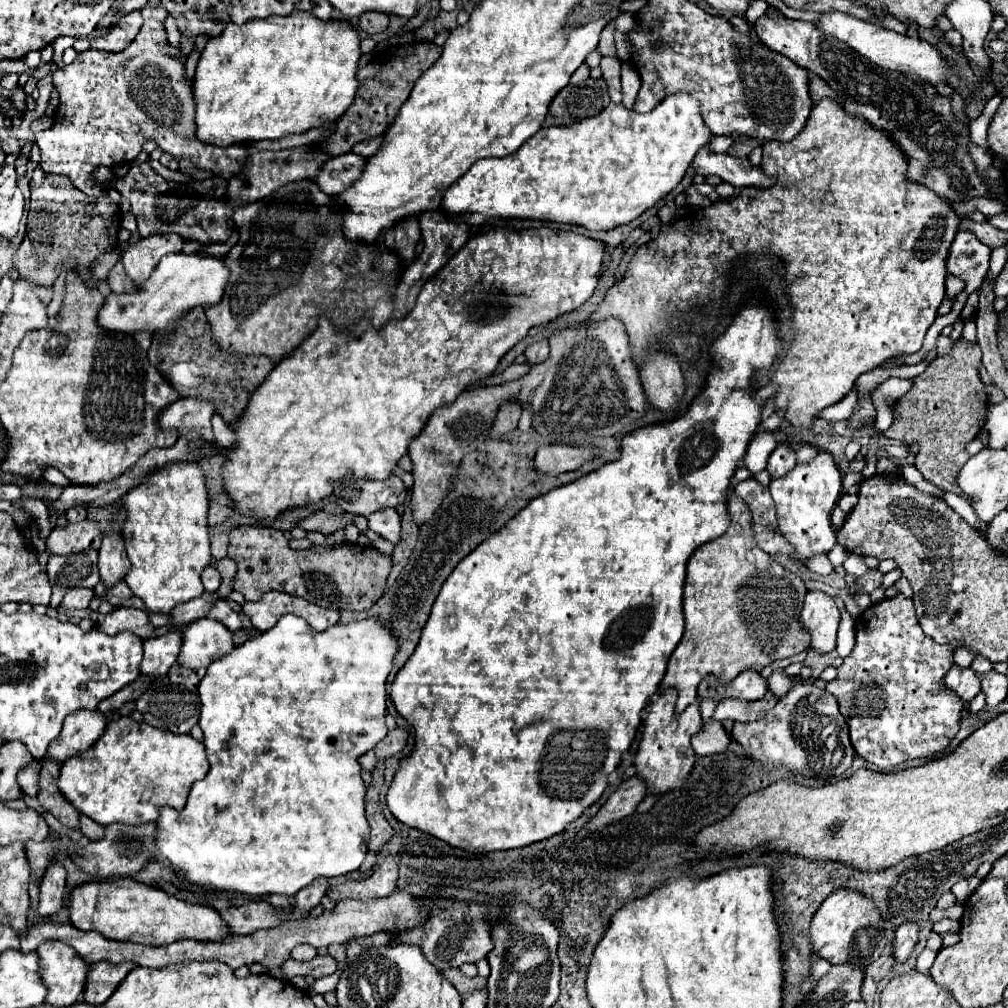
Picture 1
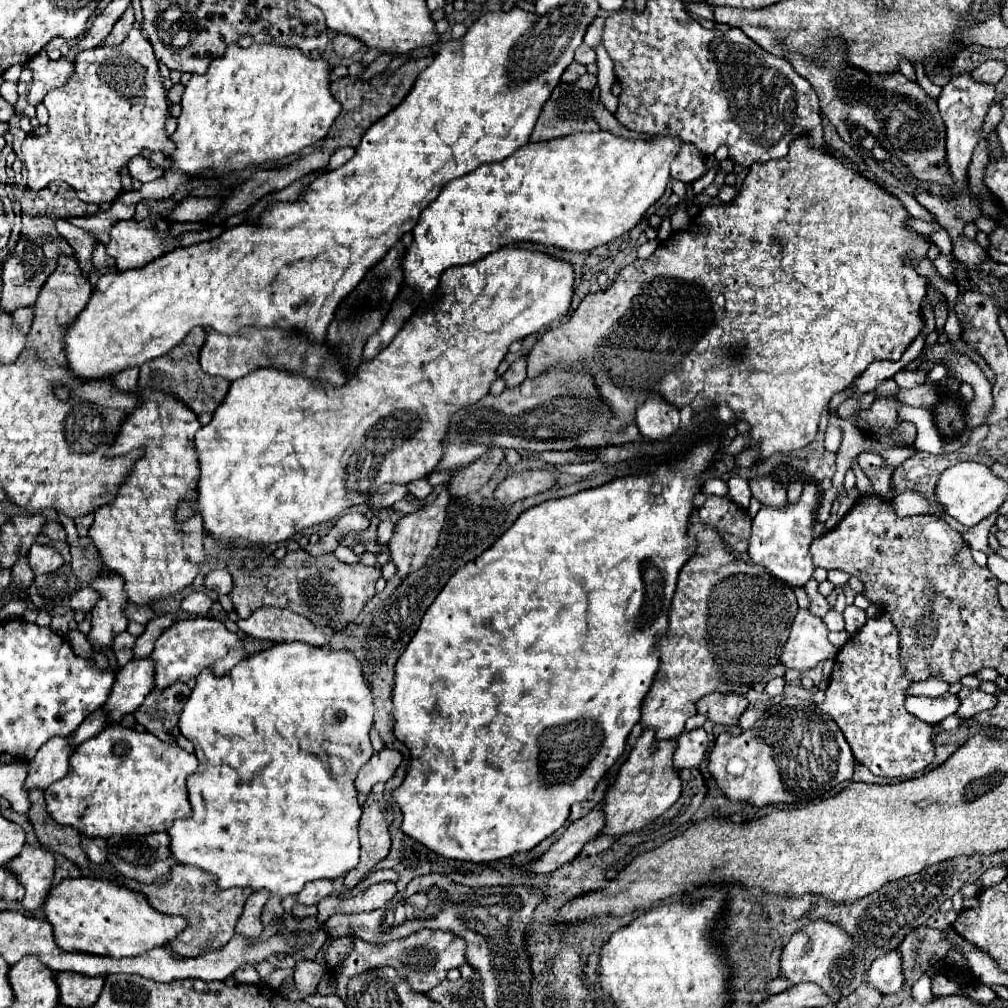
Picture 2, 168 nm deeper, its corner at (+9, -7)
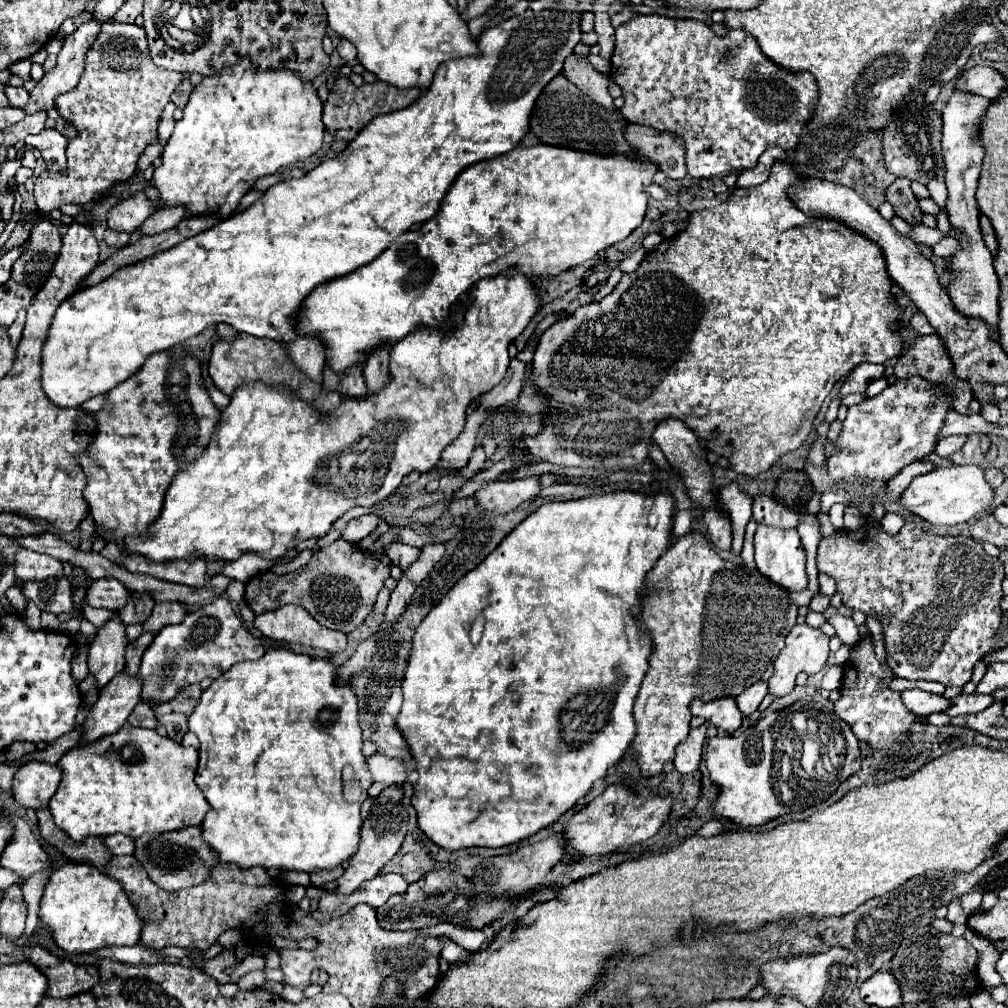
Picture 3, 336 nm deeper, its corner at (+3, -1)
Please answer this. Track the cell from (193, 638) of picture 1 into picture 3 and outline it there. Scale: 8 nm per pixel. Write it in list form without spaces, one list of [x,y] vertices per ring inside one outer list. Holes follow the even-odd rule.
[[[218,596],[214,602],[190,612],[180,624],[174,626],[166,626],[162,628],[152,644],[146,648],[142,662],[140,662],[140,670],[138,670],[138,678],[142,680],[142,702],[148,702],[150,706],[154,706],[154,702],[162,704],[166,700],[172,700],[184,686],[190,686],[194,682],[200,682],[202,678],[218,678],[220,674],[224,674],[232,664],[242,662],[242,660],[258,660],[264,656],[264,646],[260,644],[258,638],[254,638],[244,626],[242,620],[236,616],[232,604],[228,598]]]

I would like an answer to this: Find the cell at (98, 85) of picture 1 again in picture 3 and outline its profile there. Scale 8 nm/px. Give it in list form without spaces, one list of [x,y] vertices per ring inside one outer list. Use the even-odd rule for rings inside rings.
[[[106,22],[94,44],[90,46],[90,52],[86,52],[84,72],[78,86],[56,98],[56,108],[60,110],[60,116],[78,130],[78,136],[70,138],[66,148],[68,172],[42,172],[36,178],[34,198],[38,208],[44,214],[48,214],[50,210],[60,208],[62,204],[88,204],[92,200],[100,200],[102,194],[106,194],[114,184],[128,180],[134,174],[136,162],[144,148],[156,140],[160,114],[170,102],[170,94],[180,86],[182,80],[184,78],[180,72],[162,70],[152,64],[144,28],[136,24]]]

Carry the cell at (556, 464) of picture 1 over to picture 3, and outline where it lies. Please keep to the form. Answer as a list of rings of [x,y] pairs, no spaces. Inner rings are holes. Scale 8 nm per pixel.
[[[538,476],[512,480],[512,482],[490,482],[474,492],[476,502],[486,512],[498,512],[506,514],[510,510],[516,510],[522,502],[534,498],[540,492]]]

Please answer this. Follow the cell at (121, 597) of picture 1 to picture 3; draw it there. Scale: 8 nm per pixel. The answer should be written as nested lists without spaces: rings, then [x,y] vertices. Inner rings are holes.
[[[160,602],[154,606],[150,618],[142,624],[142,628],[146,632],[160,632],[164,626],[168,624],[178,624],[182,622],[186,616],[186,608],[180,602]]]

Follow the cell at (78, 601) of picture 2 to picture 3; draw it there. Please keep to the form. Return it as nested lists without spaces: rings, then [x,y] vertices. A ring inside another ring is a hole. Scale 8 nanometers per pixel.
[[[100,578],[94,580],[94,584],[86,592],[86,602],[94,608],[106,608],[112,612],[118,612],[126,606],[128,596],[132,592],[114,578]]]

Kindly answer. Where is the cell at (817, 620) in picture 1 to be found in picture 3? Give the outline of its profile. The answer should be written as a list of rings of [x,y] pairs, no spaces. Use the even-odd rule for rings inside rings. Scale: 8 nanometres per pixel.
[[[796,624],[788,636],[786,636],[786,646],[782,648],[782,652],[778,654],[778,658],[774,660],[774,674],[768,680],[768,692],[774,698],[782,698],[786,694],[790,694],[794,690],[794,680],[800,672],[812,676],[816,672],[820,672],[826,666],[830,648],[828,648],[828,638],[818,630],[818,628],[810,628],[808,624]]]

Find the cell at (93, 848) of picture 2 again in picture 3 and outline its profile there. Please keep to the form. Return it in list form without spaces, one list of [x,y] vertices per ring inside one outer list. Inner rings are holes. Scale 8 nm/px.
[[[112,834],[112,836],[106,836],[104,842],[112,854],[132,854],[134,852],[134,838],[130,836]]]

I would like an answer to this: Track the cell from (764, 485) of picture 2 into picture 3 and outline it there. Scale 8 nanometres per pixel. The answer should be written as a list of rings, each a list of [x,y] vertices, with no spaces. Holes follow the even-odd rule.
[[[766,496],[754,500],[752,518],[756,520],[756,524],[764,524],[764,526],[776,526],[776,528],[796,528],[798,526],[798,512]]]

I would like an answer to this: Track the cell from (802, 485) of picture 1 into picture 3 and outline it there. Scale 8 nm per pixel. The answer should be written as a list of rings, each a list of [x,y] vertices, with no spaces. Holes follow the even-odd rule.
[[[758,526],[754,536],[754,548],[756,548],[756,566],[760,574],[764,574],[774,584],[786,588],[788,592],[804,590],[808,584],[806,578],[806,552],[802,548],[800,536],[796,530],[782,530],[782,528],[768,528]]]

